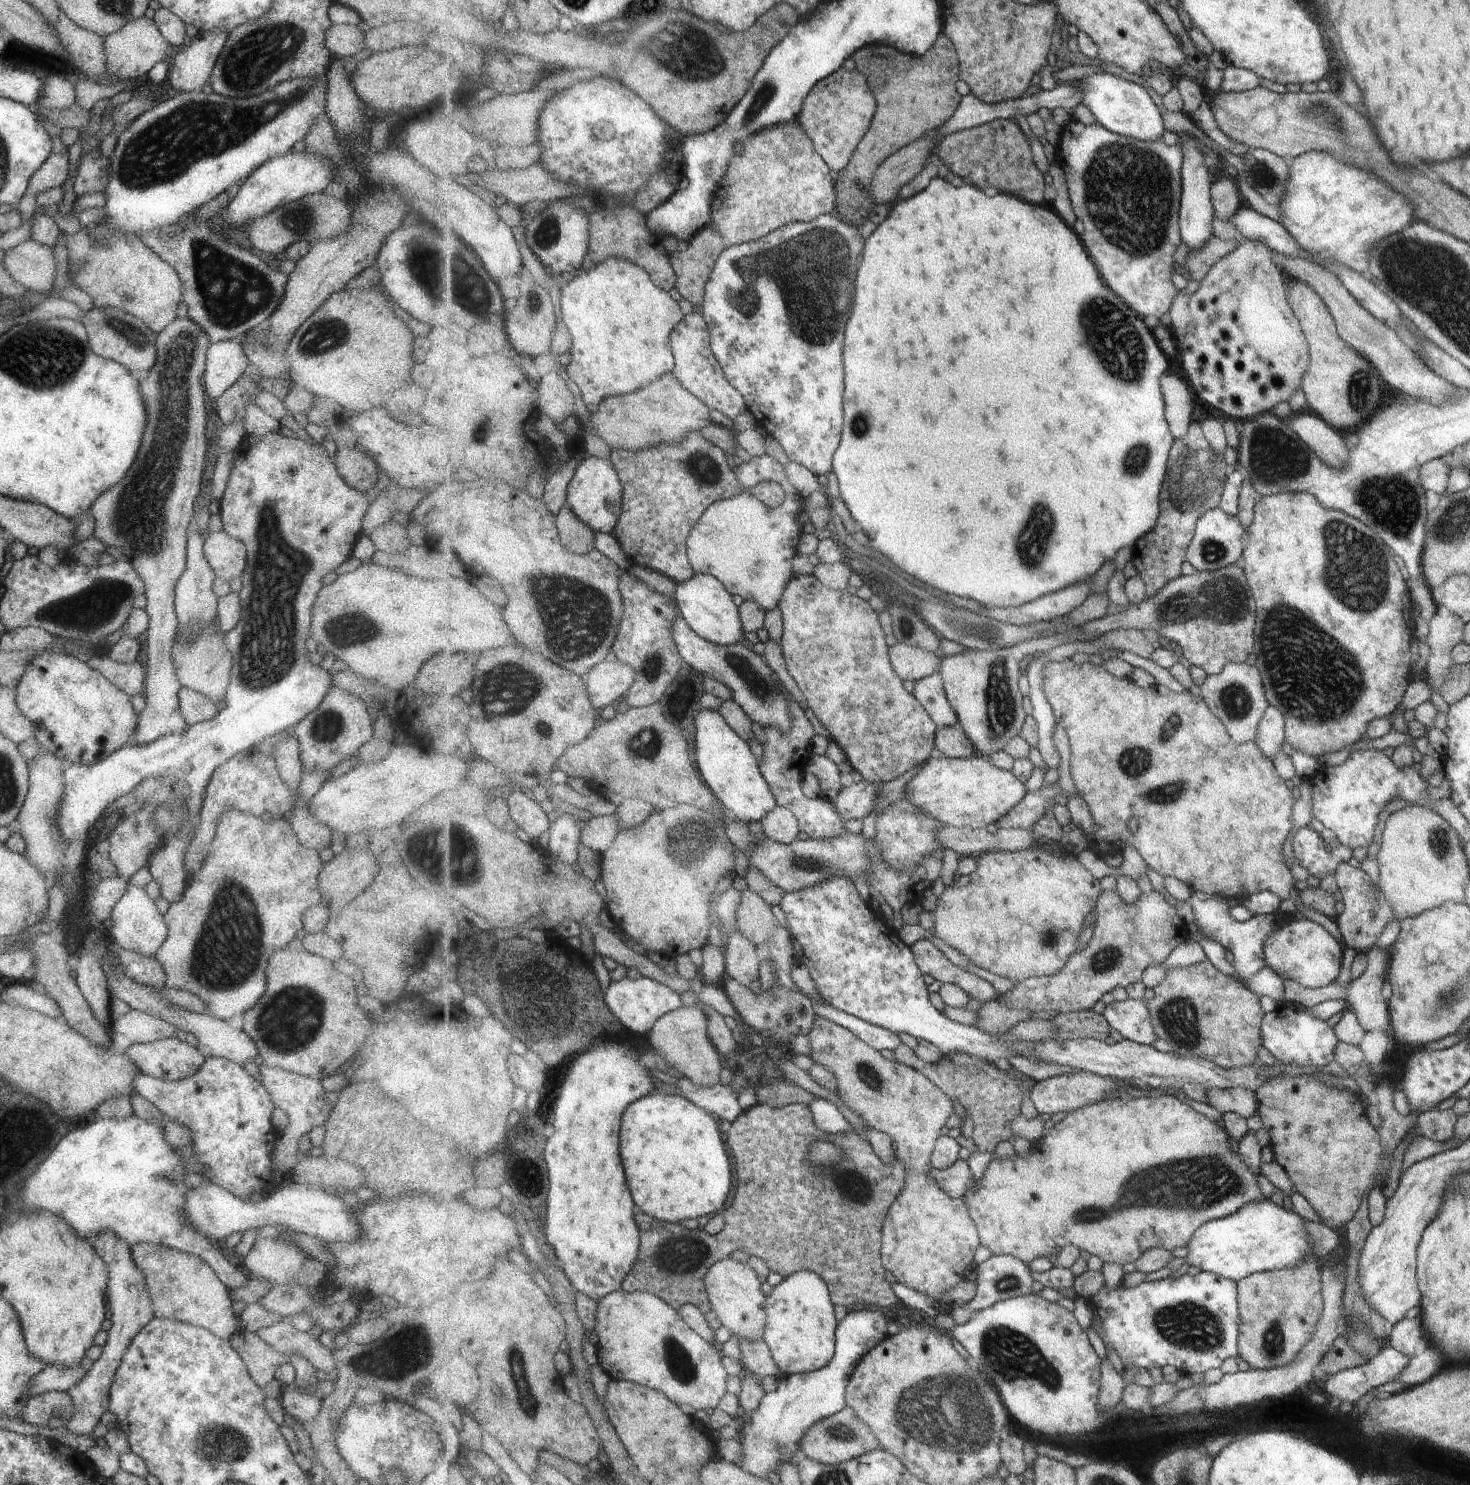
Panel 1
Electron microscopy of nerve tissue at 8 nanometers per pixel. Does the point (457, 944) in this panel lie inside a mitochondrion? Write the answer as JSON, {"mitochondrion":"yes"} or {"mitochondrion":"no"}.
{"mitochondrion":"no"}

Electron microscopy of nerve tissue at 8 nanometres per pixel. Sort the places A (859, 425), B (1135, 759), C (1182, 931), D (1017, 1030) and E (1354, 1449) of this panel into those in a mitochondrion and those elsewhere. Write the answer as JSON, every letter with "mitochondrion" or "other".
{"A":"mitochondrion","B":"mitochondrion","C":"other","D":"other","E":"other"}

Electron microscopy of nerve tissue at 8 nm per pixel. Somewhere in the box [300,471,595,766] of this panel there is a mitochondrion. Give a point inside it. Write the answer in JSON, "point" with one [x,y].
{"point":[510,683]}

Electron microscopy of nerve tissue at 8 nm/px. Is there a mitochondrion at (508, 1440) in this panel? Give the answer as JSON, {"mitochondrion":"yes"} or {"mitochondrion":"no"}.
{"mitochondrion":"no"}

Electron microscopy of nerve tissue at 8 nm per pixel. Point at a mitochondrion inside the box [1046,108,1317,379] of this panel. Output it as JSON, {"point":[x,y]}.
{"point":[1128,190]}

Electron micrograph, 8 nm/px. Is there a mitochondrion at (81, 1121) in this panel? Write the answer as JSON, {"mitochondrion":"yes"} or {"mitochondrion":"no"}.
{"mitochondrion":"no"}

